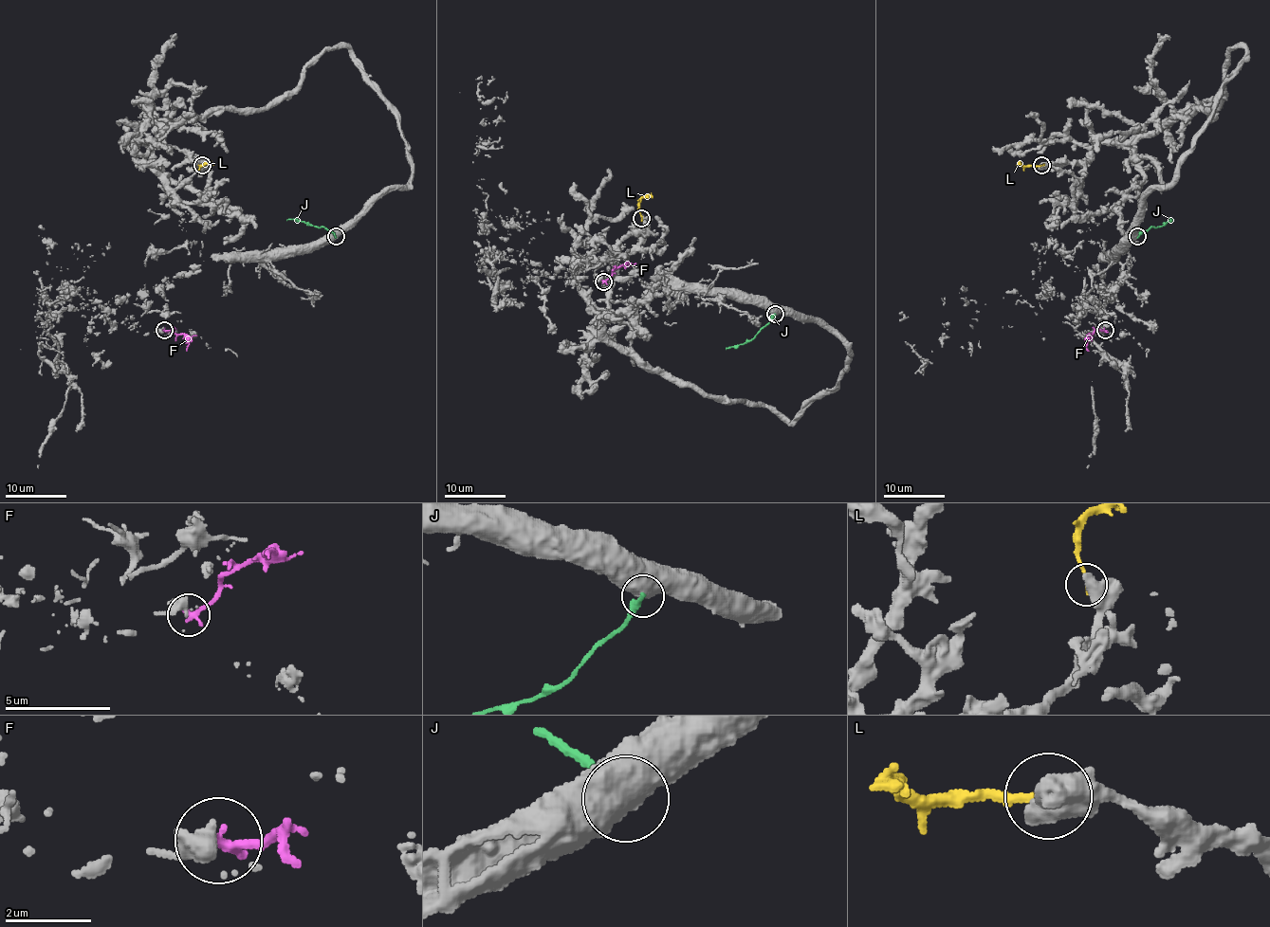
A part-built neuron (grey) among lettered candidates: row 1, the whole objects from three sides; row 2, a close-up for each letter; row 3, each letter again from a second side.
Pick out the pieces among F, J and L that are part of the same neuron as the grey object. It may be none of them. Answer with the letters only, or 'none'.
none

